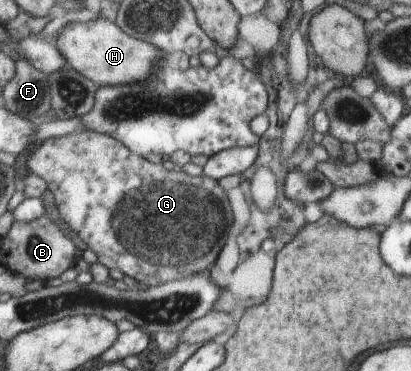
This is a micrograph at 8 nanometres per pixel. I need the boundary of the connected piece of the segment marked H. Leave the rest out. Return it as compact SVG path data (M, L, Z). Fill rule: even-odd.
M106 18L74 26L68 23L54 42L65 58L66 64L83 74L98 88L143 83L153 76L155 65L160 63L162 58L162 52L152 43L126 34L115 22Z

